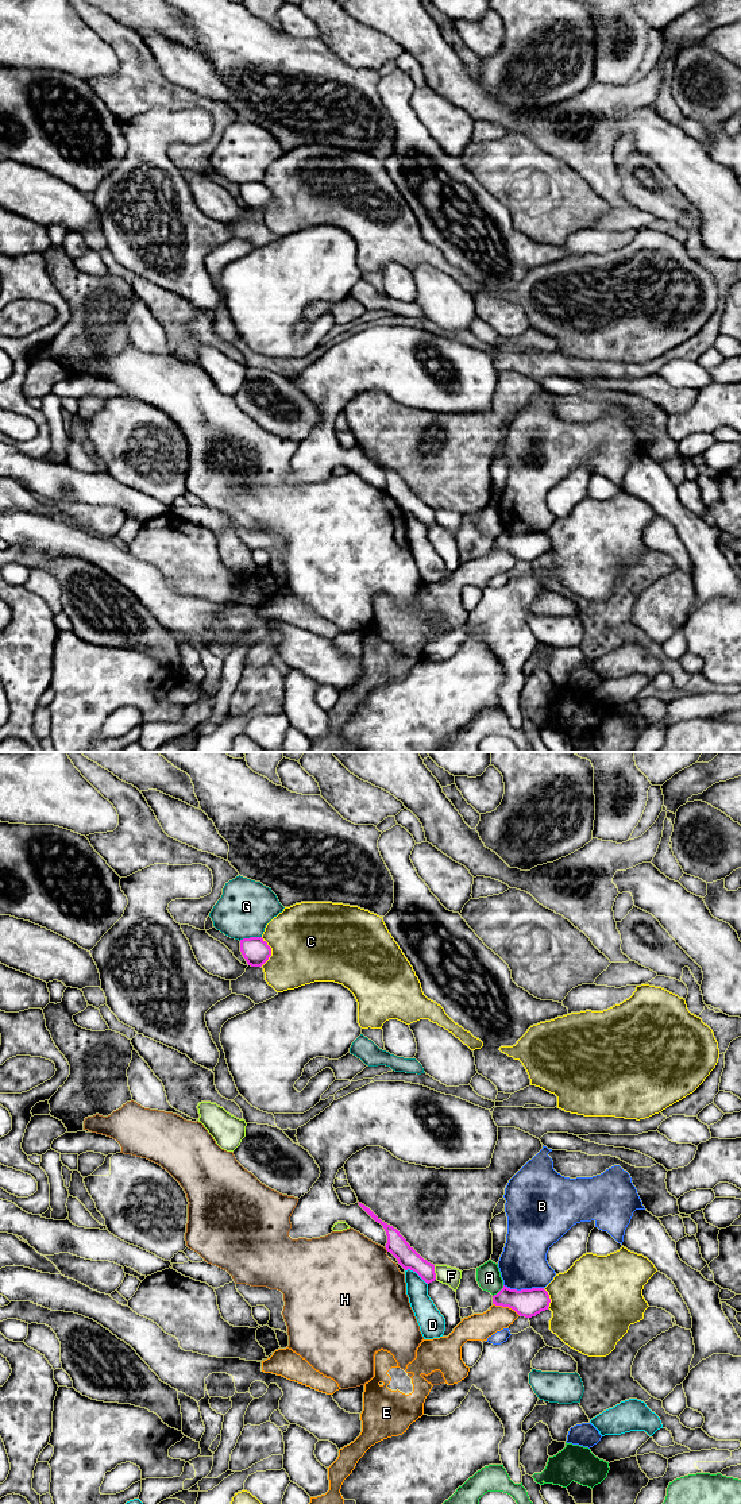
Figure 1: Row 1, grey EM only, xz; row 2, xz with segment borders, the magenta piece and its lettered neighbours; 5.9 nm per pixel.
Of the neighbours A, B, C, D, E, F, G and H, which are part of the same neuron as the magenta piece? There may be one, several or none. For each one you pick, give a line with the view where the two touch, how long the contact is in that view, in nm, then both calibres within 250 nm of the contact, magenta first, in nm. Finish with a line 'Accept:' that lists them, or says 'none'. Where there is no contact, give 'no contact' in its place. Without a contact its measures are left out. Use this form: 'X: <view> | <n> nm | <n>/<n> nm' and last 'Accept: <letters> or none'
Accept: none

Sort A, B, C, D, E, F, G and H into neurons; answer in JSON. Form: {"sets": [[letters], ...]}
{"sets": [["A"], ["B"], ["C"], ["D"], ["E"], ["F"], ["G"], ["H"]]}

